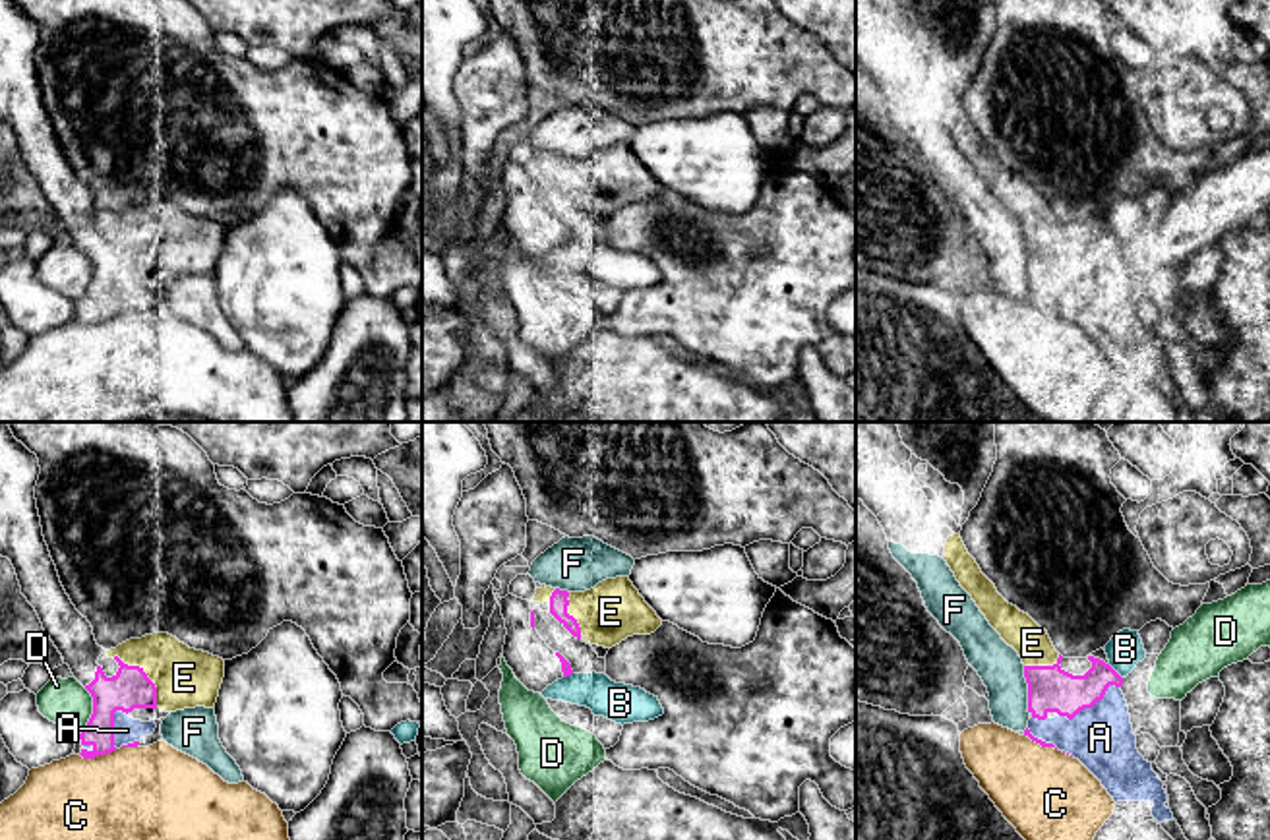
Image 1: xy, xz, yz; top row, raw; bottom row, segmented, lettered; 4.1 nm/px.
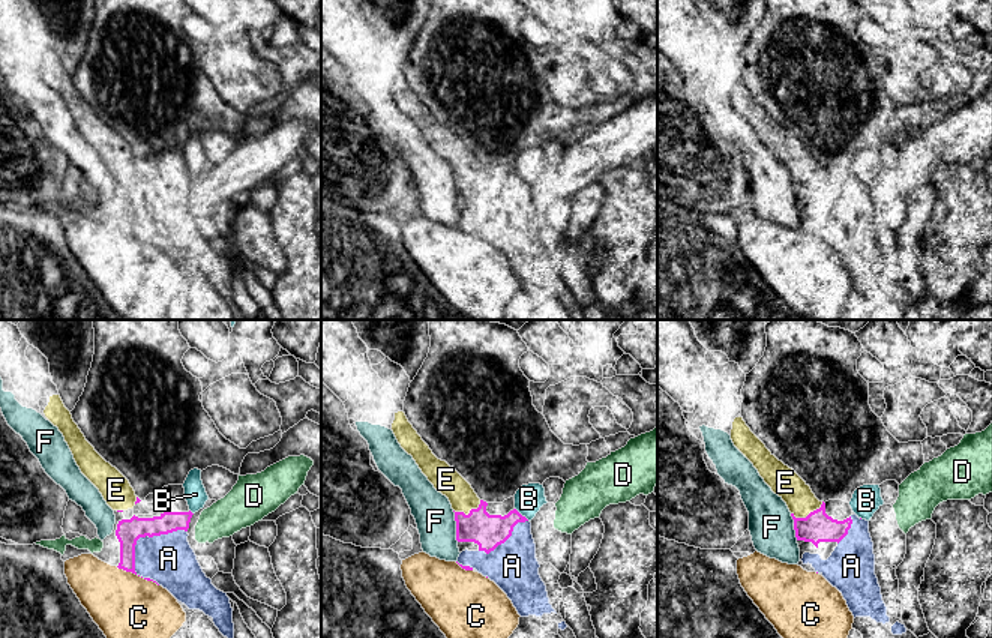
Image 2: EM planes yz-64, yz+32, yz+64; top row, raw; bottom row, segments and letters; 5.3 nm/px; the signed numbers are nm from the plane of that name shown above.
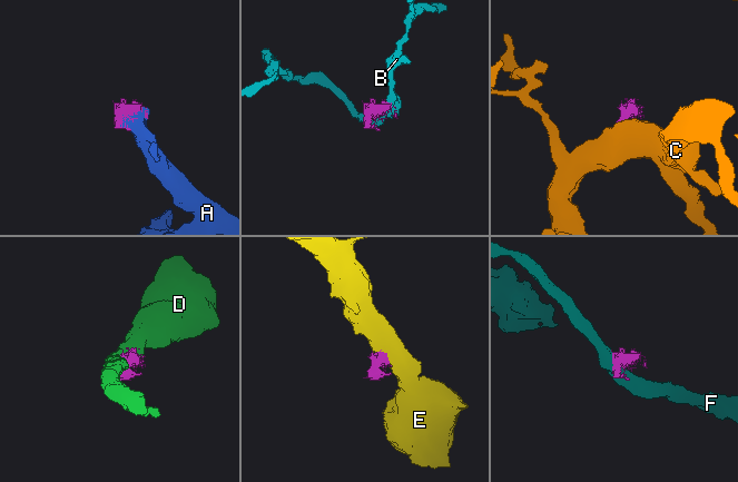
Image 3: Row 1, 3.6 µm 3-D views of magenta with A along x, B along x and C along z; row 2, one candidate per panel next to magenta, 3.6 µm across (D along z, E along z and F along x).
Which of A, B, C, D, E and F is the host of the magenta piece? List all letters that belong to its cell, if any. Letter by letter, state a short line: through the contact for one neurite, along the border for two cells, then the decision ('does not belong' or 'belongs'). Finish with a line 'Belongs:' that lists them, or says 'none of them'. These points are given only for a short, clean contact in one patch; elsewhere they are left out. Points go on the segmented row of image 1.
A: belongs
B: does not belong
C: xy (117, 750), (93, 757), (80, 755) | does not belong
D: xy (86, 688), (91, 697), (91, 717), (80, 734) | does not belong
E: does not belong
F: does not belong
Belongs: A

